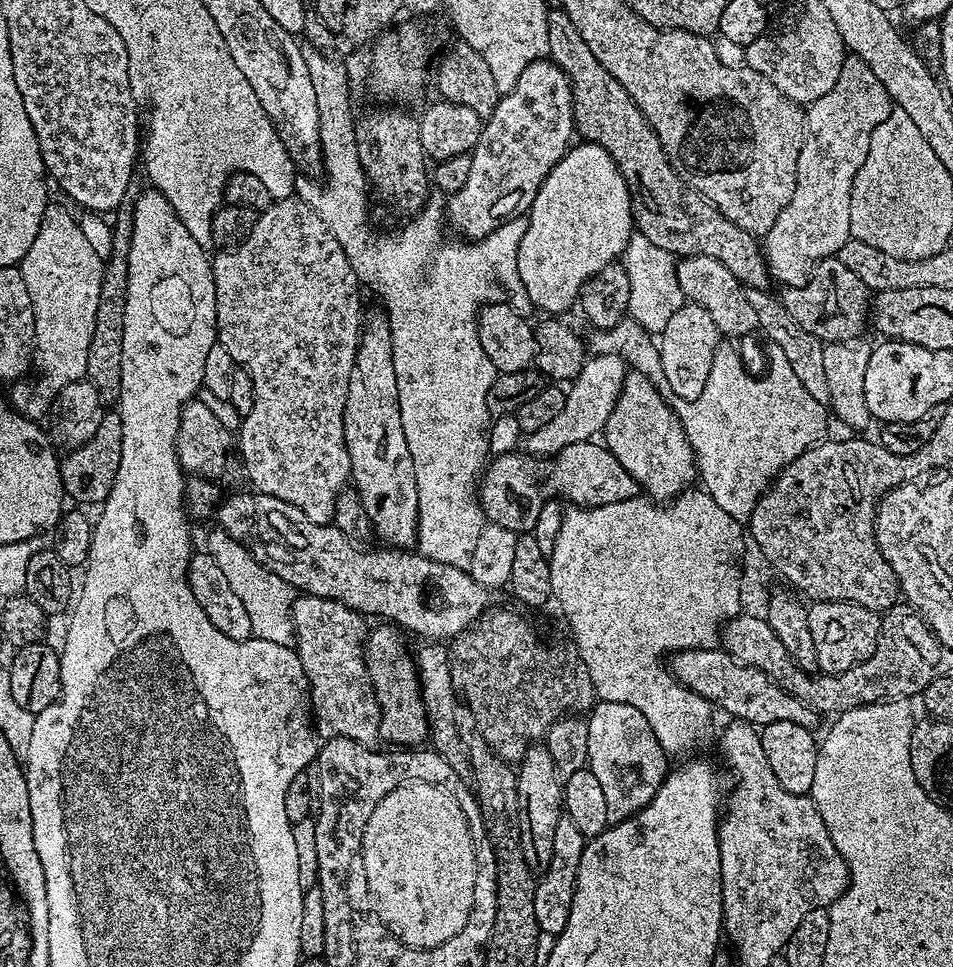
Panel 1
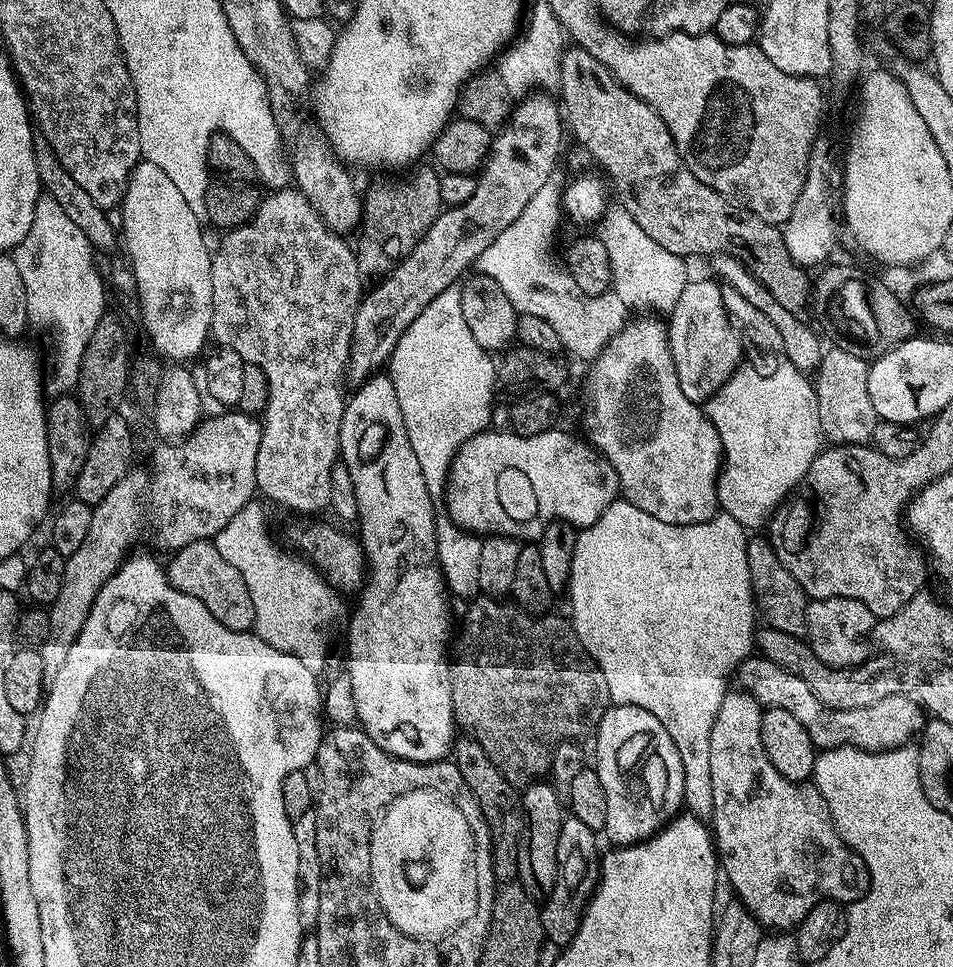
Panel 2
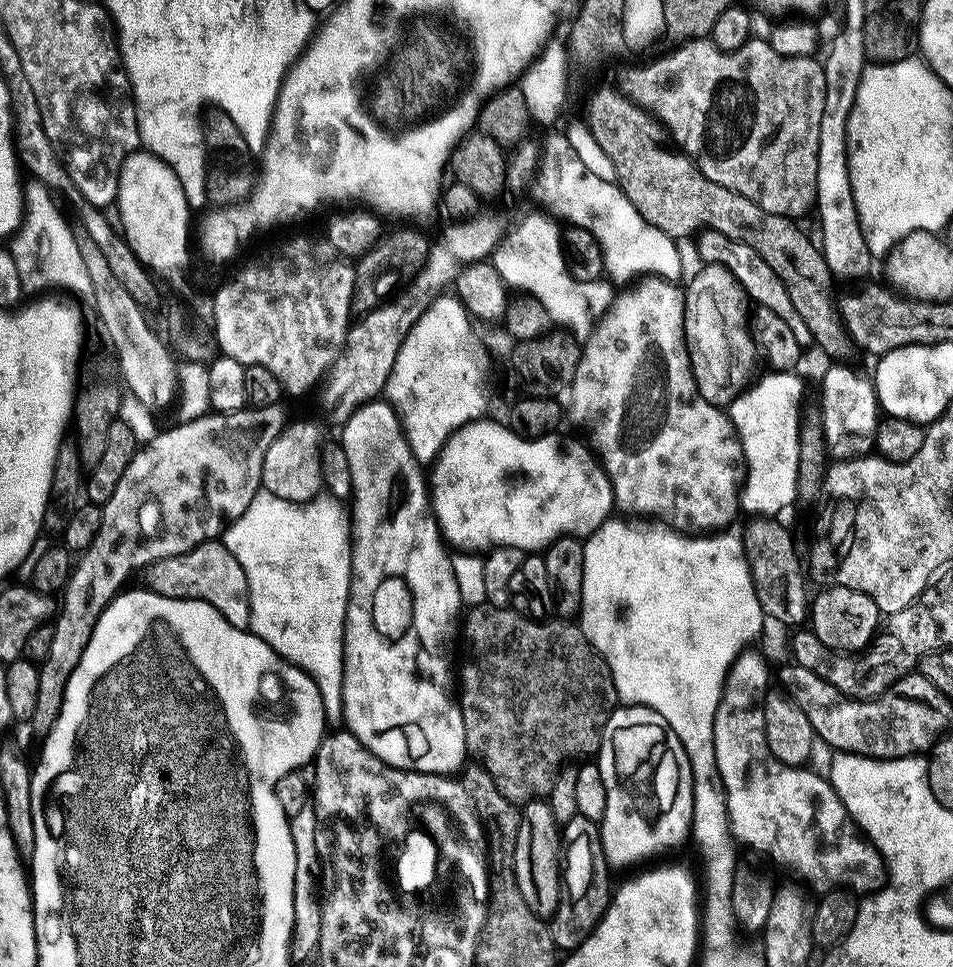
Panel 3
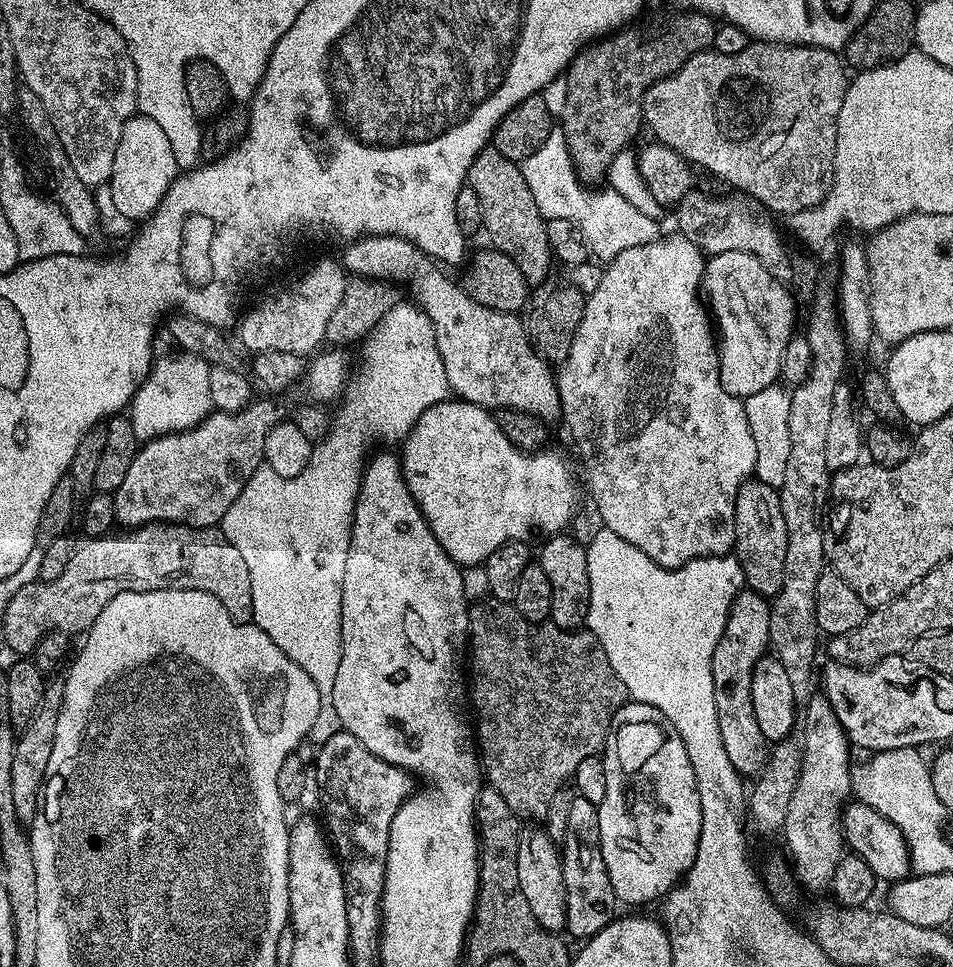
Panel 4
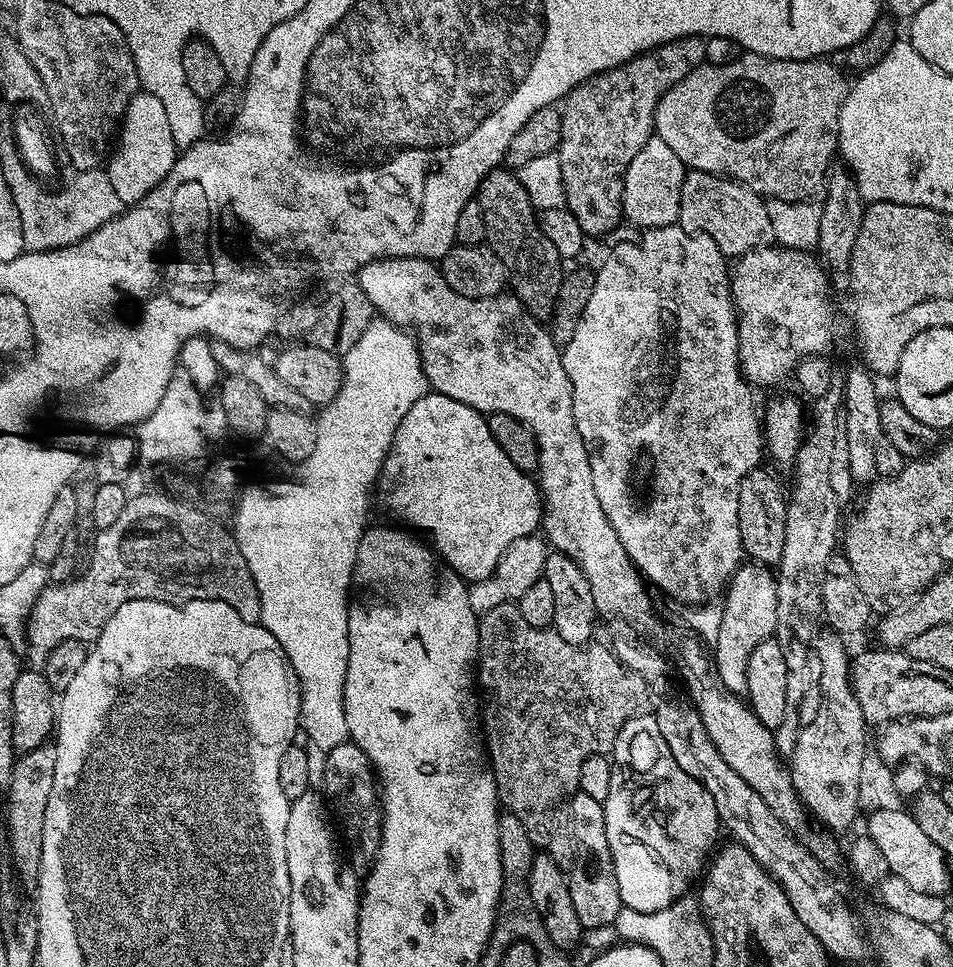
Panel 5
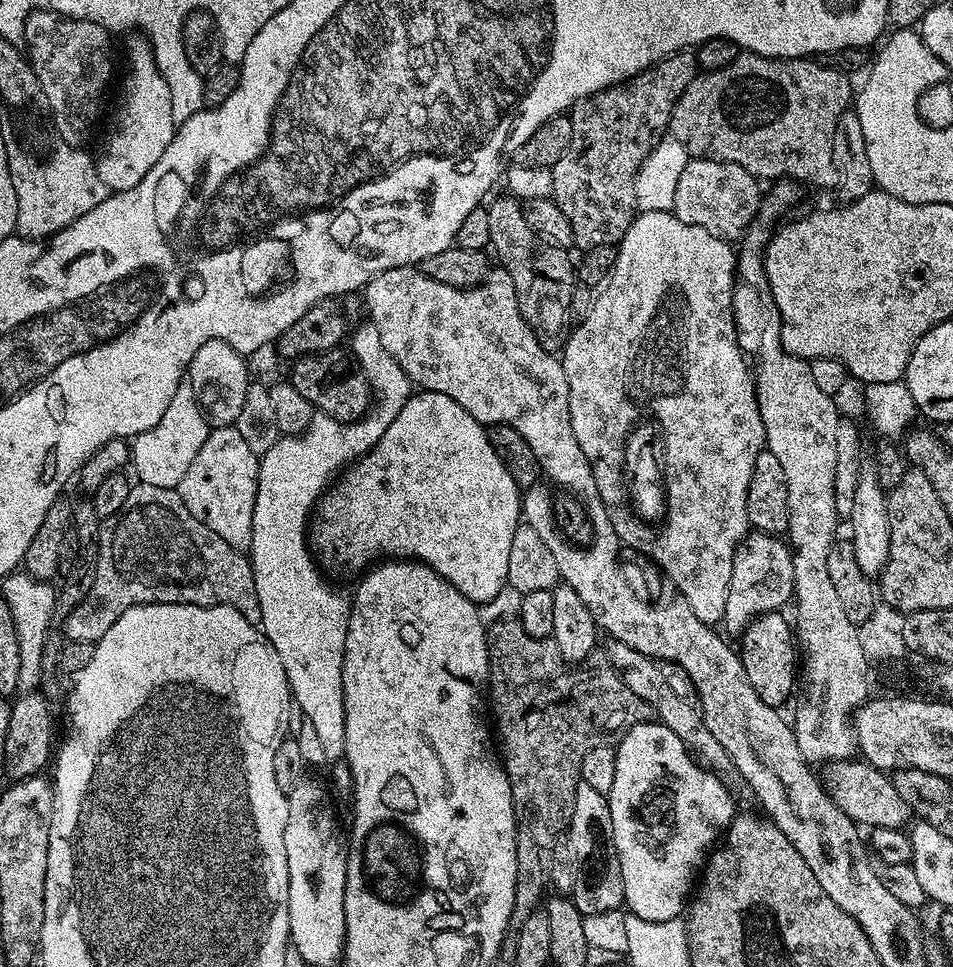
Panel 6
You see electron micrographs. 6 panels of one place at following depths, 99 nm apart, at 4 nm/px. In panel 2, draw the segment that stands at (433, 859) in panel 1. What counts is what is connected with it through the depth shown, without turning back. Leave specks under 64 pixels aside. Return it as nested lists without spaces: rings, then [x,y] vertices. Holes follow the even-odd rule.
[[[414,789],[408,793],[402,793],[375,821],[368,846],[370,874],[380,897],[382,914],[389,922],[400,932],[420,942],[428,938],[436,940],[439,936],[453,935],[452,922],[438,920],[438,896],[444,896],[444,902],[452,900],[452,892],[448,888],[452,888],[458,882],[468,884],[470,876],[466,870],[470,862],[475,862],[474,834],[470,830],[469,823],[466,822],[465,815],[459,809],[458,803],[434,789]],[[411,860],[425,860],[428,863],[428,873],[425,874],[421,884],[412,884],[411,878],[408,877],[408,863]]]

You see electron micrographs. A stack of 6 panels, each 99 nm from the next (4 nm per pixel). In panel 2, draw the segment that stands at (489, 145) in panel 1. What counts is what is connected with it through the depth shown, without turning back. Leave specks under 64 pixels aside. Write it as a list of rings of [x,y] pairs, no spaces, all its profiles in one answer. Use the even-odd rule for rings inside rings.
[[[533,91],[511,109],[511,116],[495,133],[488,156],[479,169],[476,189],[474,194],[470,194],[470,202],[453,208],[445,207],[438,219],[426,230],[422,240],[414,246],[414,250],[410,250],[407,256],[391,269],[393,272],[384,281],[381,279],[375,285],[377,288],[373,292],[363,293],[358,310],[354,314],[352,345],[346,369],[347,379],[351,383],[353,380],[353,385],[363,384],[368,377],[377,375],[387,365],[402,334],[406,334],[410,322],[414,322],[414,318],[418,318],[418,314],[422,314],[422,310],[426,310],[426,306],[430,306],[430,302],[434,302],[434,298],[438,298],[442,290],[453,287],[457,283],[456,279],[468,267],[472,268],[477,263],[486,246],[490,246],[490,242],[498,238],[502,230],[506,230],[518,218],[518,214],[529,205],[530,198],[541,189],[542,182],[545,182],[551,172],[558,168],[556,159],[560,156],[560,143],[563,142],[564,136],[566,137],[566,124],[562,119],[559,103],[548,96],[550,95],[547,91]]]

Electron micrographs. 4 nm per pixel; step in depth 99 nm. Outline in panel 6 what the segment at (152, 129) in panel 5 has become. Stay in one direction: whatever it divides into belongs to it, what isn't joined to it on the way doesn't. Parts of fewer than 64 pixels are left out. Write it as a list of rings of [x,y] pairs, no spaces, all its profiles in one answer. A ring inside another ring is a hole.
[[[139,39],[128,48],[129,72],[120,88],[120,105],[116,108],[112,133],[104,144],[104,153],[95,157],[98,178],[102,178],[112,192],[125,192],[138,186],[138,182],[154,170],[154,162],[158,162],[178,127],[177,121],[172,119],[170,86],[156,68],[147,39]]]

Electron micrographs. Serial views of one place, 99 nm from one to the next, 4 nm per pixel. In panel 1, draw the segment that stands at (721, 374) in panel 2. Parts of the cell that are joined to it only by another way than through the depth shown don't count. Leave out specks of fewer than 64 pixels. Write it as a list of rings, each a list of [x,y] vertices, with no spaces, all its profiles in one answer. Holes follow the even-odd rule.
[[[686,302],[676,310],[666,323],[666,328],[659,333],[658,350],[662,360],[664,384],[679,401],[688,403],[702,394],[721,338],[717,324],[709,312],[700,304],[691,302]]]

